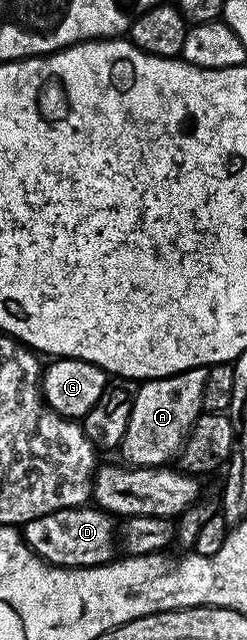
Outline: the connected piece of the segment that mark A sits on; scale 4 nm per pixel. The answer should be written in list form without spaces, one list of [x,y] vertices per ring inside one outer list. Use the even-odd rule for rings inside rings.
[[[209,368],[183,370],[174,376],[146,380],[138,387],[135,402],[131,406],[131,422],[127,422],[127,434],[119,445],[120,459],[134,468],[159,468],[170,463],[178,455],[185,439],[203,415],[204,386]]]

